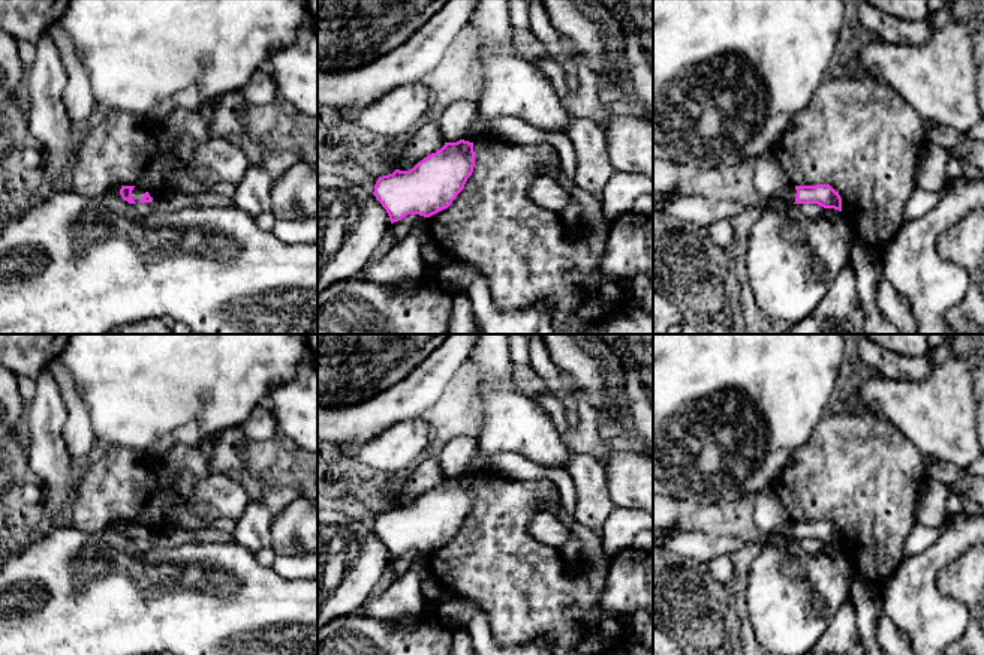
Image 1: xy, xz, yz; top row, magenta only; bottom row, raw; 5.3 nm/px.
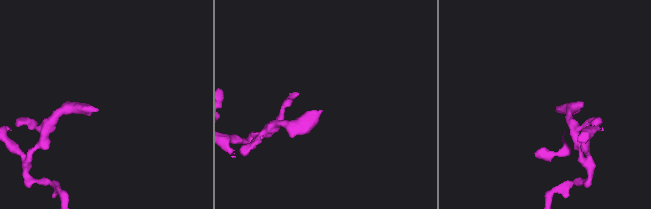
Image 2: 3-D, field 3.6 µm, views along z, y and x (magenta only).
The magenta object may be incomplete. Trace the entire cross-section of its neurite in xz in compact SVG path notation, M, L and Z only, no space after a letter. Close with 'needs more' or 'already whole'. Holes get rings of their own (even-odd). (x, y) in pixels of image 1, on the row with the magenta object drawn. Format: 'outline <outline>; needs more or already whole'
outline M478 0L469 25L476 30L482 46L484 81L478 100L479 120L473 123L463 139L445 142L440 150L424 157L412 169L395 169L392 174L377 178L373 195L386 210L391 223L401 220L407 214L430 217L448 208L473 172L475 141L491 135L494 120L518 117L545 133L568 135L571 117L562 97L554 91L538 63L527 60L514 43L508 0Z; needs more

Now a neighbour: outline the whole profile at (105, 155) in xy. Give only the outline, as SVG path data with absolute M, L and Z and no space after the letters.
M175 109L166 123L151 123L132 114L108 111L103 123L85 129L84 138L78 141L70 169L73 190L97 198L114 186L135 186L156 196L168 190L166 181L178 172L189 174L207 189L213 187L217 181L193 163L196 150L213 139L207 117L207 111Z

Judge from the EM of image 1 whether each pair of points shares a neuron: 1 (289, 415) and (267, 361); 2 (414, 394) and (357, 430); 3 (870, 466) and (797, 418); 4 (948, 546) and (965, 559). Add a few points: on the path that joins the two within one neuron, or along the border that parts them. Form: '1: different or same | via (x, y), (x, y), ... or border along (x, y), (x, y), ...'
1: different | border along (301, 363), (288, 381), (273, 385), (264, 402)
2: same | via (400, 402), (370, 418)
3: different | border along (828, 409), (811, 436), (796, 450)
4: different | border along (968, 547), (939, 573), (938, 582)

